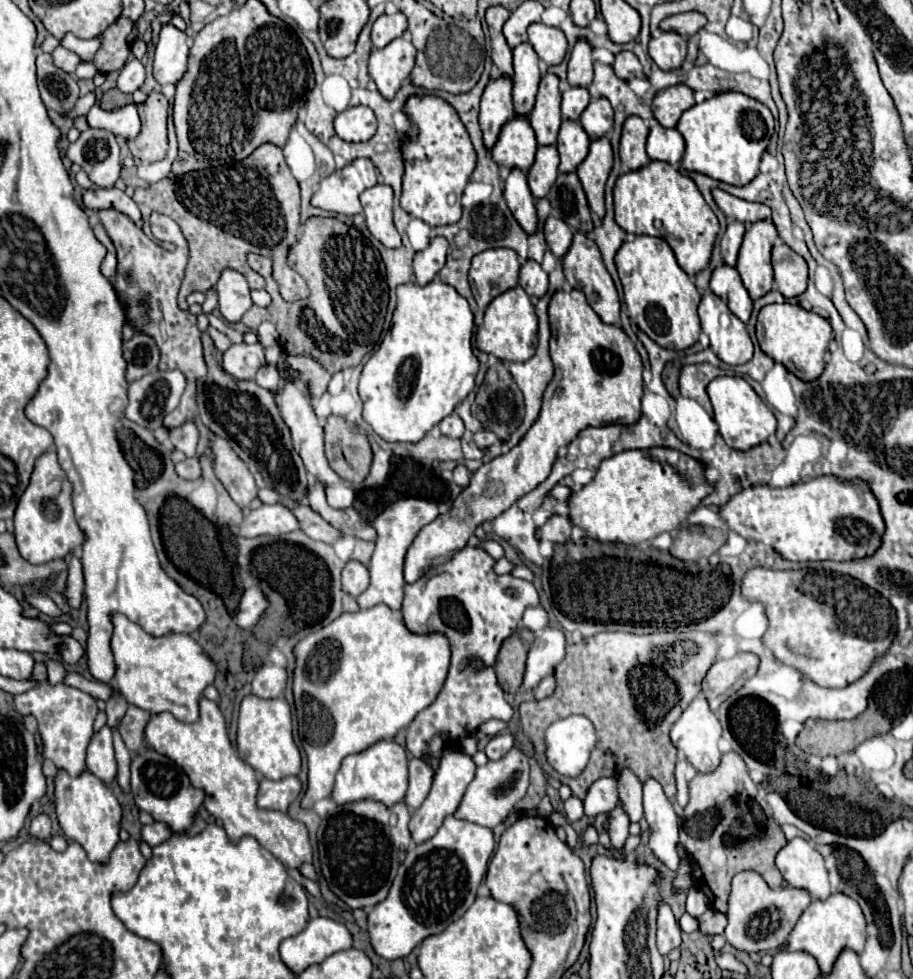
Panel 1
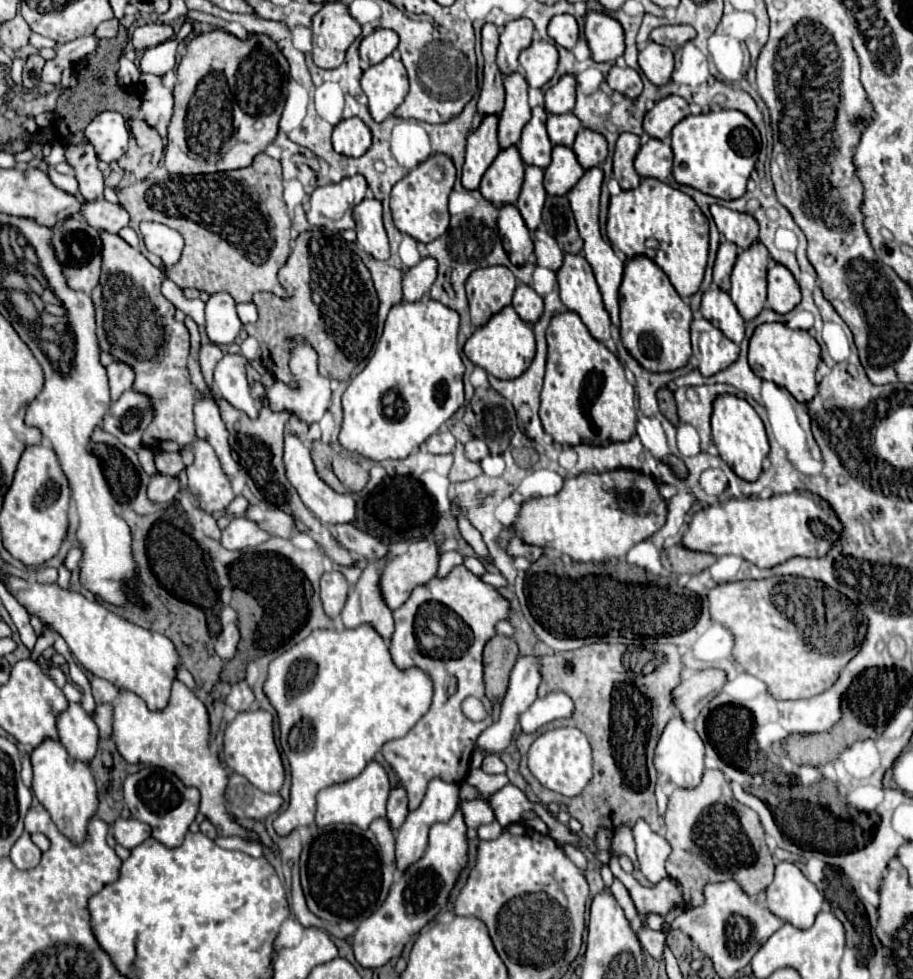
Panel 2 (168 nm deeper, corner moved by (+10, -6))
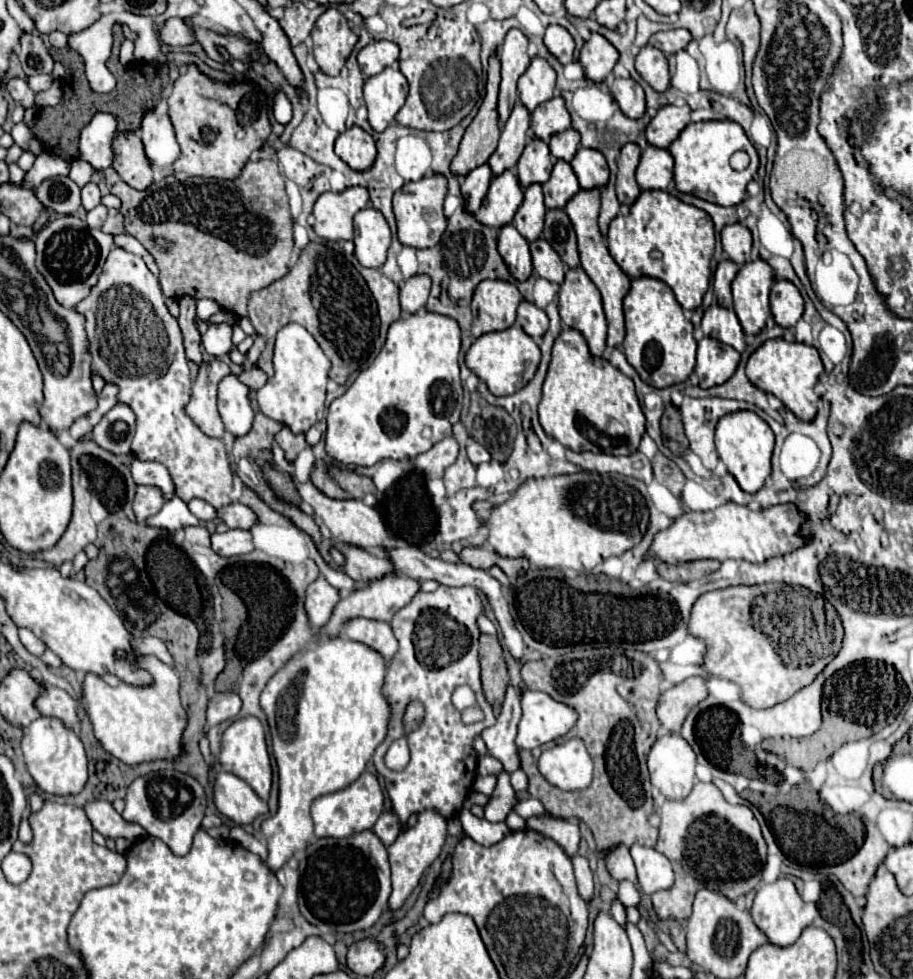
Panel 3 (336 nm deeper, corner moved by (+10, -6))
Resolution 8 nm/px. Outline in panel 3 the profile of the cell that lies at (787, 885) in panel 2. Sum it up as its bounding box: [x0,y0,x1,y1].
[750,876,818,948]

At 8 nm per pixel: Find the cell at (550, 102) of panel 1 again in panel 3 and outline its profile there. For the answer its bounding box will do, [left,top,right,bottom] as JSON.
[518,138,552,190]

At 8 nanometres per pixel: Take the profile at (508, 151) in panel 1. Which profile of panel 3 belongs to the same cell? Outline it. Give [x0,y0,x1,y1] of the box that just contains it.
[476,170,524,230]

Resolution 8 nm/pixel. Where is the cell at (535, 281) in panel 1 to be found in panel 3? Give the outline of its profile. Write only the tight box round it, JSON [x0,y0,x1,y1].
[516,300,548,338]

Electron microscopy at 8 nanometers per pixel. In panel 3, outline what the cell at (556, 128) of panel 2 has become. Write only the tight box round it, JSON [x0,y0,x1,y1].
[550,128,580,162]

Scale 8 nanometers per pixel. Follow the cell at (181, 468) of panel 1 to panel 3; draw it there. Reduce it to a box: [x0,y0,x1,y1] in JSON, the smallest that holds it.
[132,486,164,522]

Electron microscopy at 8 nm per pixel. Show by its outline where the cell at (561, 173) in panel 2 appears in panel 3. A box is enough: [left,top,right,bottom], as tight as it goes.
[542,162,578,208]

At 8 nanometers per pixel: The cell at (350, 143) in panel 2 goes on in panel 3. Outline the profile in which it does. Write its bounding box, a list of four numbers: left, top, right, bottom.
[336,126,376,172]

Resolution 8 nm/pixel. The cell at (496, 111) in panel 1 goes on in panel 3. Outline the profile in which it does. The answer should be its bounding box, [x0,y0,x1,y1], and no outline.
[462,166,492,214]

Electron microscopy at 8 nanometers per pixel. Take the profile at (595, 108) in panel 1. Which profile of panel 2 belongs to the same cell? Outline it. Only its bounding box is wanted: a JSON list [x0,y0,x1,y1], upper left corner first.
[572,128,608,170]

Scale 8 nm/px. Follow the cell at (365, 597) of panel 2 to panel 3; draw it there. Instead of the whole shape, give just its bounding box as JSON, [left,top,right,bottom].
[344,618,398,664]

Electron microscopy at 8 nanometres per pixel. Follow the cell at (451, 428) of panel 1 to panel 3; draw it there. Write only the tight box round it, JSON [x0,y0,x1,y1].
[412,434,458,478]

